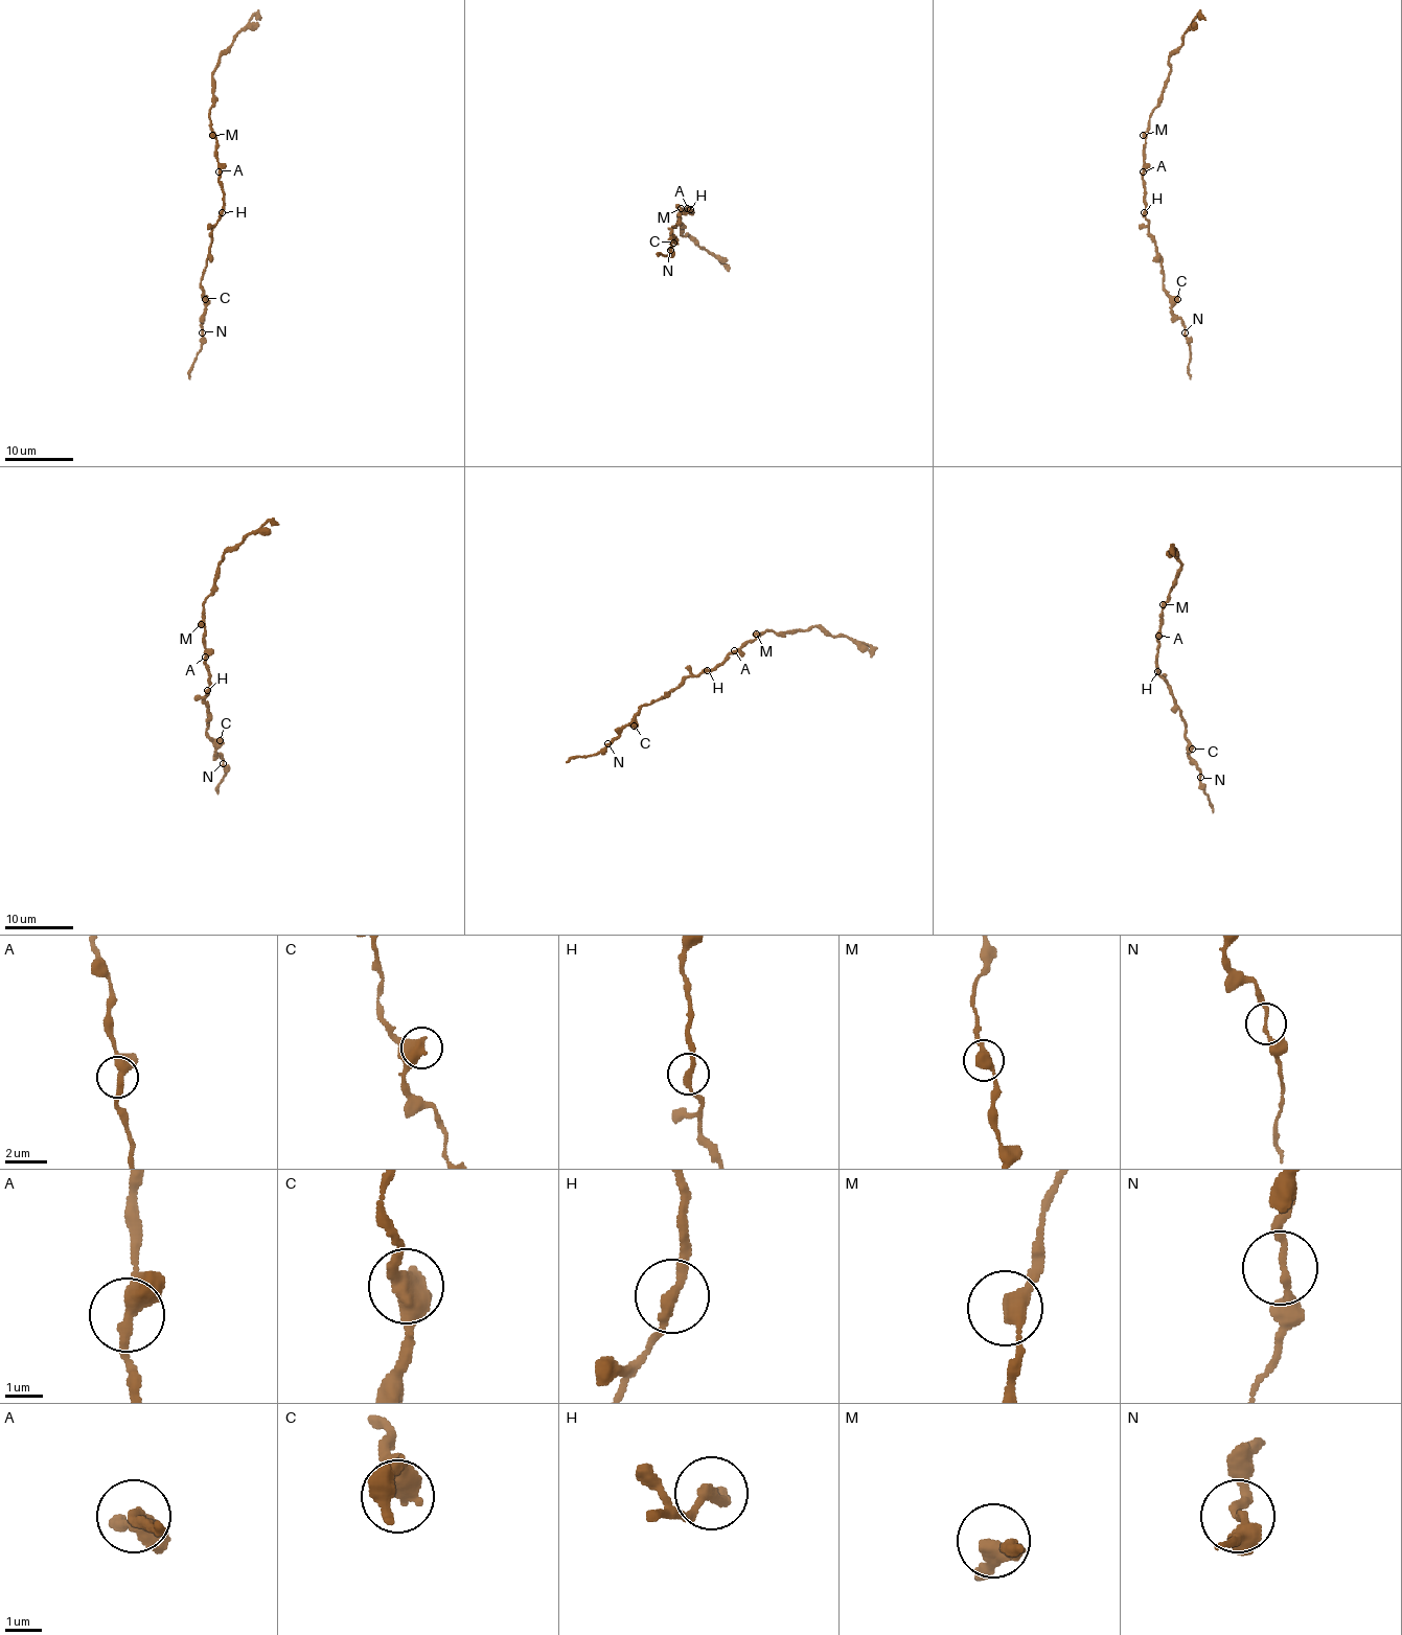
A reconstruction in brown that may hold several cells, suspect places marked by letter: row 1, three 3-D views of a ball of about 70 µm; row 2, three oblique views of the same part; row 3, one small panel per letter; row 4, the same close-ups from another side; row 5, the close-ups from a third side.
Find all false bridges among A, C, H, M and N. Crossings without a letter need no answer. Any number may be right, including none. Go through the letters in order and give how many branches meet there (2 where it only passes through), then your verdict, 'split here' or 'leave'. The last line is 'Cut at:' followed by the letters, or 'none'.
A: 3 branches meet; leave
C: 3 branches meet; leave
H: 2 branches meet; leave
M: 2 branches meet; leave
N: 2 branches meet; leave
Cut at: none

